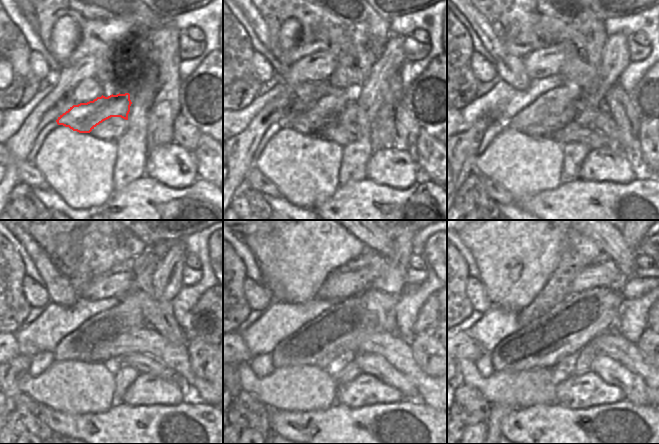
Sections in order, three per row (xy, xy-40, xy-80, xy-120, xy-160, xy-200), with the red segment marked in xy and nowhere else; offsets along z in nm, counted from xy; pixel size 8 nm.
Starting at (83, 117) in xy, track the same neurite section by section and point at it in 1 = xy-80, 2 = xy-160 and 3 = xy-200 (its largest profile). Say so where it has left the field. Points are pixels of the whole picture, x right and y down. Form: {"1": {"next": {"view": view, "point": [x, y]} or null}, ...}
{"1": {"next": {"view": "xy-80", "point": [598, 118]}}, "2": {"next": {"view": "xy-160", "point": [397, 351]}}, "3": {"next": {"view": "xy-200", "point": [611, 343]}}}

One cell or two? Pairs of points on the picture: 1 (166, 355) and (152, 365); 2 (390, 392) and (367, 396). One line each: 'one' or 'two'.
1: two
2: one

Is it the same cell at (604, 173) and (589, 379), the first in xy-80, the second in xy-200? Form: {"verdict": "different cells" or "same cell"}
{"verdict": "same cell"}

